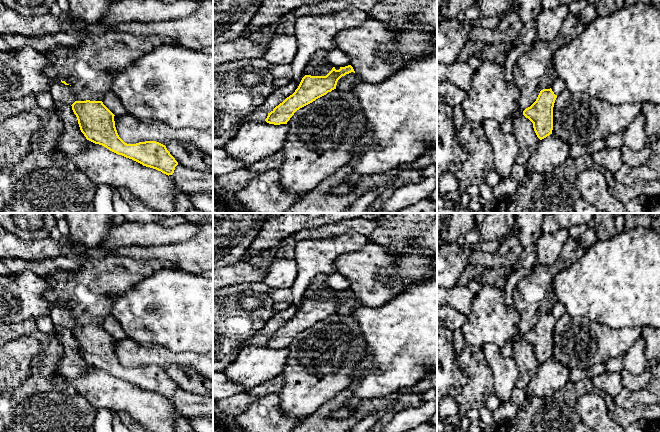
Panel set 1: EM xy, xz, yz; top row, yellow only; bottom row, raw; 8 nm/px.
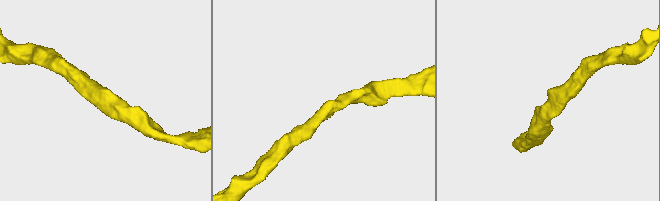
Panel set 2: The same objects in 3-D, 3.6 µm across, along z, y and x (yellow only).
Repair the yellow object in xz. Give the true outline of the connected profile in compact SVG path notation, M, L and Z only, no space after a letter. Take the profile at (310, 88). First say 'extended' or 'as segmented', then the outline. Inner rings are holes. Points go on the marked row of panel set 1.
as segmented; M348 65L339 70L333 67L326 76L305 75L295 92L268 113L265 121L274 125L287 124L297 110L336 89L338 80L351 72L355 73Z

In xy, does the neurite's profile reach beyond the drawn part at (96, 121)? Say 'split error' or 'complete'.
complete

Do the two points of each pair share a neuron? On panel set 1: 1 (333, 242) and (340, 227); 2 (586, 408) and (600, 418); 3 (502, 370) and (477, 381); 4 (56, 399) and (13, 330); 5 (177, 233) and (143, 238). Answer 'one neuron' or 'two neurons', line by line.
1: two neurons
2: one neuron
3: two neurons
4: two neurons
5: one neuron

